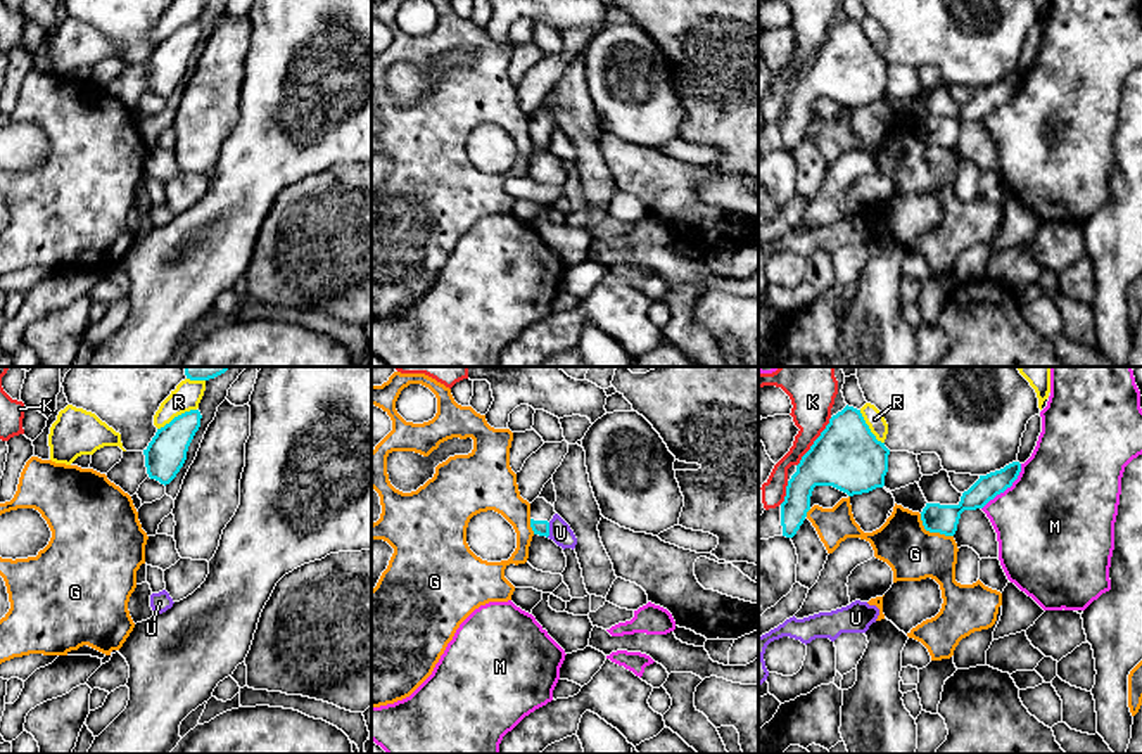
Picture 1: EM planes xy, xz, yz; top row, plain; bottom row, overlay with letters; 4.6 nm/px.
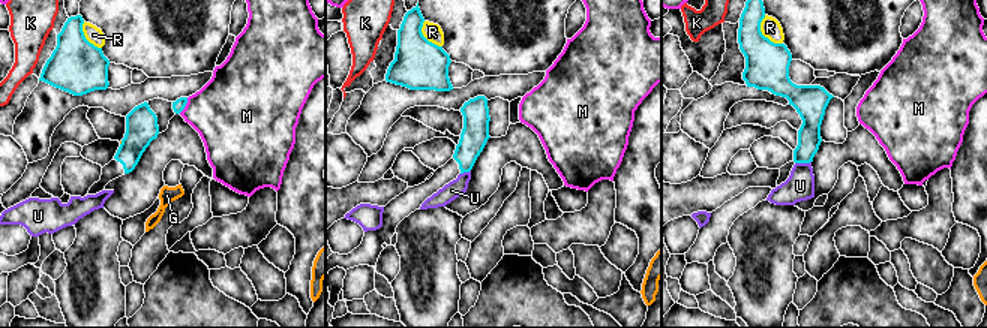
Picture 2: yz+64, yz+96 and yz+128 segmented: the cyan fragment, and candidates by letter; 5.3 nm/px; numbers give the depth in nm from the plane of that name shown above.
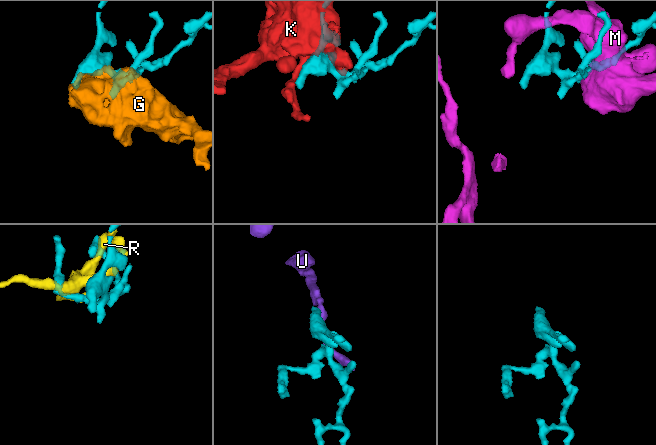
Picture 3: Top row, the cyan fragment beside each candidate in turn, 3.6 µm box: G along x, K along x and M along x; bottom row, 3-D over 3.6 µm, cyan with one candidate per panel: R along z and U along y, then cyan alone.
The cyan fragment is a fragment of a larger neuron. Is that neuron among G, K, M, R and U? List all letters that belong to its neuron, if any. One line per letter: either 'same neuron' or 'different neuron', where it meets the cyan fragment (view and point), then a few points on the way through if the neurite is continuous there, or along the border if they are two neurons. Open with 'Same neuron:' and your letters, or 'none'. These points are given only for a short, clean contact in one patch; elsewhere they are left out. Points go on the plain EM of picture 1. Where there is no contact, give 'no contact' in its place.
Same neuron: none
G: different neuron; contact yz (932, 144)
K: different neuron; contact yz (814, 54)
M: different neuron; contact yz (1006, 101)
R: different neuron; contact xy (178, 28)
U: different neuron; contact xz (548, 142); border xz (550, 135), (546, 149)

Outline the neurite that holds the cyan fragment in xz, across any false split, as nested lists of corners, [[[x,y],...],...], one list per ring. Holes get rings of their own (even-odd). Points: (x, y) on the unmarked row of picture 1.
[[[536,111],[530,116],[530,140],[534,147],[549,149],[549,133],[555,128],[555,119],[548,116],[544,111]]]

